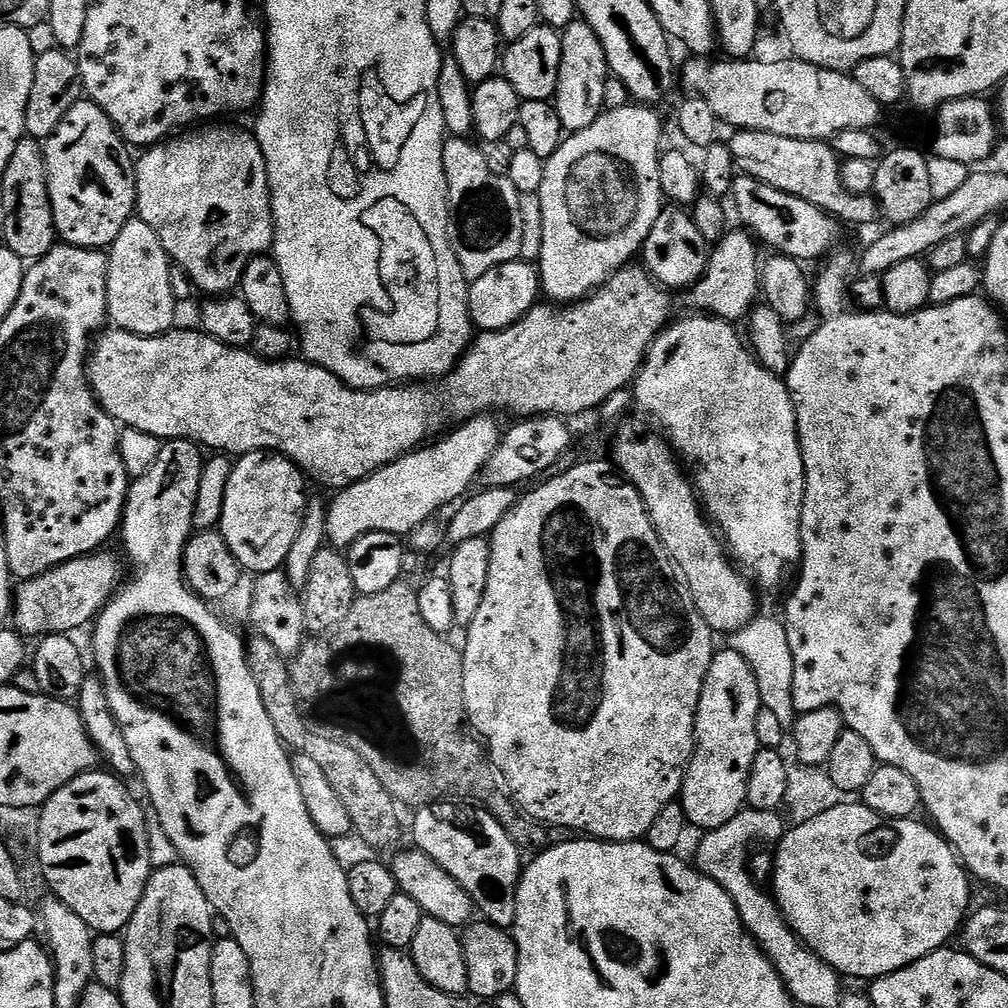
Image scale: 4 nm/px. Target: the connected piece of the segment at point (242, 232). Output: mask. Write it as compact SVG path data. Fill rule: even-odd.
M216 126L201 127L204 129L193 136L165 139L149 147L145 151L148 153L135 161L136 212L158 234L169 261L183 270L199 291L201 288L209 297L219 298L235 293L249 262L271 249L272 195L268 189L266 162L255 135L240 128L212 127Z

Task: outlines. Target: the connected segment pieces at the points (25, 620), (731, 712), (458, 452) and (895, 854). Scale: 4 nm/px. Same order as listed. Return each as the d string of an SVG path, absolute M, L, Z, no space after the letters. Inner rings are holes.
M108 550L79 556L57 568L50 569L33 580L23 581L14 592L15 631L25 637L43 638L53 634L76 634L79 628L87 629L112 601L121 587L120 560Z
M721 647L712 657L712 665L704 679L704 689L698 702L696 715L696 749L688 771L684 774L682 805L687 816L687 823L703 830L718 829L726 826L732 818L741 812L748 799L748 779L750 766L754 766L756 753L761 746L758 742L758 714L762 707L758 694L758 682L754 670L733 648Z
M491 415L473 416L472 419L461 423L445 440L437 444L429 443L421 446L414 452L407 452L405 456L399 456L394 462L390 462L384 468L371 472L365 480L350 485L348 488L339 489L336 496L327 505L328 509L328 539L327 543L337 550L347 550L358 538L362 538L371 532L385 532L404 538L416 531L423 524L429 523L439 508L447 504L455 505L463 501L473 491L475 480L481 479L484 467L490 462L490 454L500 445L502 427L499 419Z
M841 802L834 805L832 809L818 814L817 817L804 820L793 827L789 827L779 843L775 845L775 864L770 879L770 887L772 886L770 892L781 910L781 914L784 915L785 921L792 928L801 945L807 947L818 958L824 959L842 977L849 978L849 976L853 976L856 980L871 982L878 979L879 976L894 974L894 970L902 970L906 966L918 962L918 958L926 958L926 954L937 952L938 949L945 947L951 941L948 939L955 932L957 935L961 931L962 925L970 912L968 903L972 900L973 881L970 879L960 857L956 855L955 848L940 835L939 831L931 823L925 822L923 824L920 818L893 820L886 823L883 816L879 816L874 810L870 810L863 802L856 802L856 804ZM882 826L885 827L885 834L892 839L892 849L885 856L871 856L870 853L864 852L864 839L867 836L874 835Z

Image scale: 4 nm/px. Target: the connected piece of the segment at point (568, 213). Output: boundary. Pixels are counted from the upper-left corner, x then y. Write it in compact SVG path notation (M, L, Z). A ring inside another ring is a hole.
M629 106L614 108L600 113L598 119L586 130L573 132L560 143L558 150L548 160L544 161L542 186L538 193L540 199L540 260L538 259L538 275L543 295L549 301L560 306L567 306L577 300L585 299L592 295L596 289L601 288L614 273L621 268L629 267L632 260L637 259L638 253L643 249L650 230L654 230L654 222L658 222L658 214L662 207L662 193L660 190L660 116L657 109L652 106Z

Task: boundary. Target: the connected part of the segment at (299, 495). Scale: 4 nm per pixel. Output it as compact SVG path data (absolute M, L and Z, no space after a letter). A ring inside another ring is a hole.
M247 452L235 461L230 482L226 482L218 531L223 534L226 546L230 546L230 554L234 554L245 573L261 574L283 569L290 554L290 546L294 546L294 538L298 538L304 512L310 503L310 496L304 493L304 480L306 481L305 473L278 452Z

